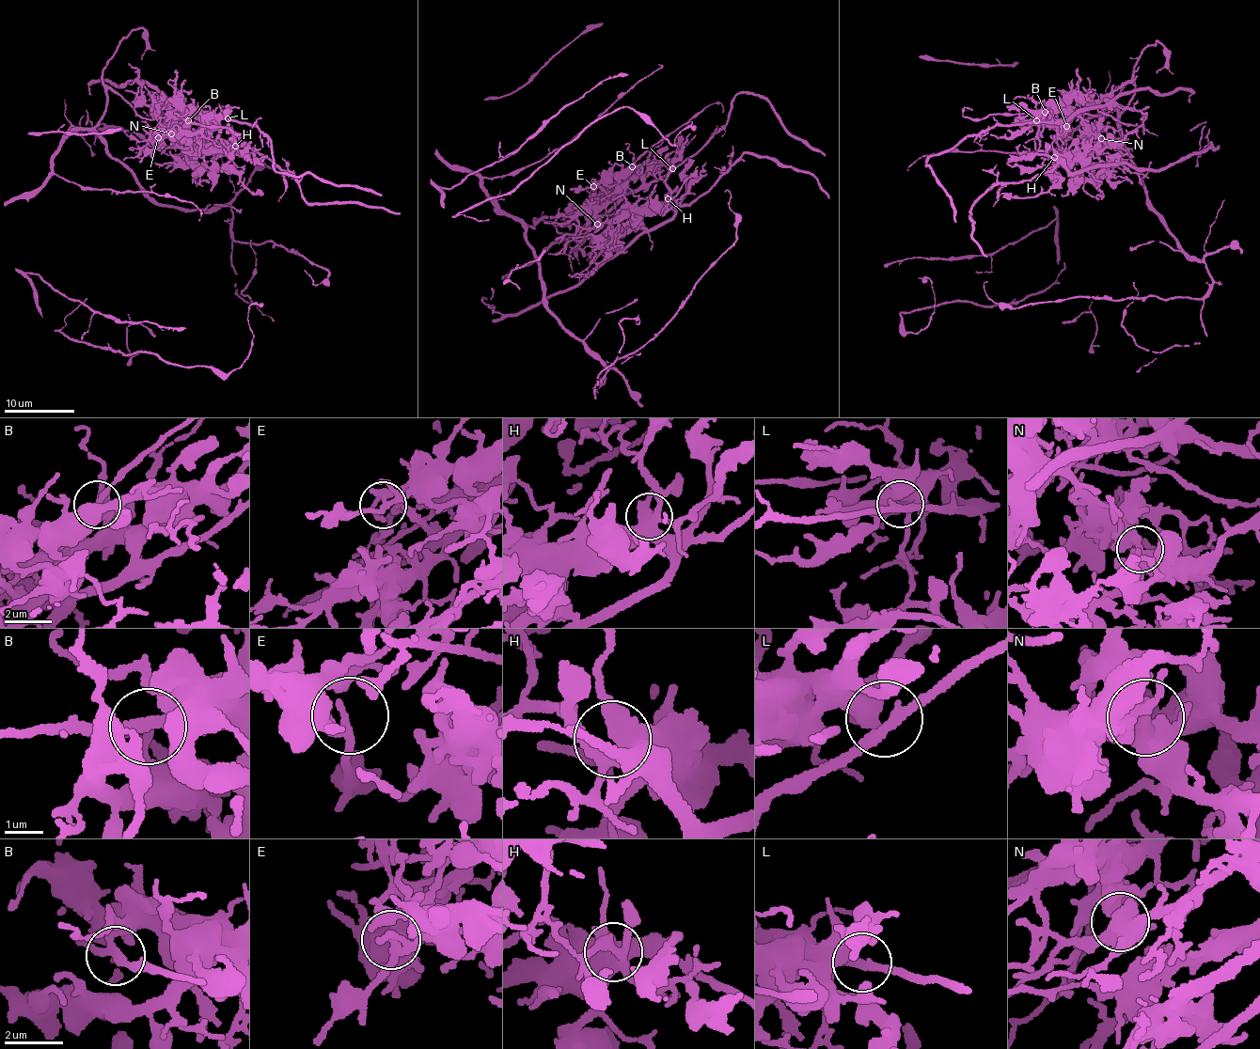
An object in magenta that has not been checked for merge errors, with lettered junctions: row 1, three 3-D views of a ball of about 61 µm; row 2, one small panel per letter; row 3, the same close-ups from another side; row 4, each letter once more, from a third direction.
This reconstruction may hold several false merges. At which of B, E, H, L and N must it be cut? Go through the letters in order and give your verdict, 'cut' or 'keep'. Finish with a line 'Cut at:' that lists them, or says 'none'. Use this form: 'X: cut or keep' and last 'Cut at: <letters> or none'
B: cut
E: keep
H: keep
L: keep
N: cut
Cut at: B, N

